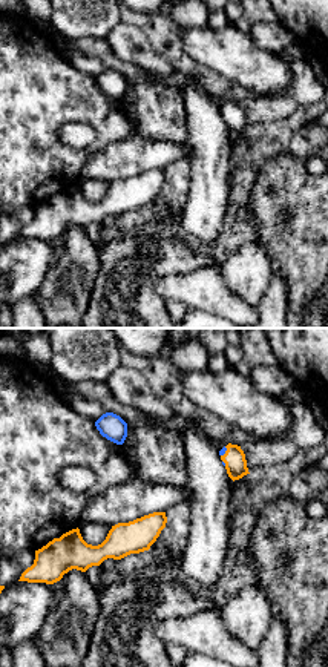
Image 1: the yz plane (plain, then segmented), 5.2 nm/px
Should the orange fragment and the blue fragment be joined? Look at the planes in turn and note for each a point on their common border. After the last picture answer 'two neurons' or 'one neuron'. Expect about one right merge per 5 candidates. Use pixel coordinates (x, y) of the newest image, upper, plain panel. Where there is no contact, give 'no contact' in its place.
contact (226, 108)

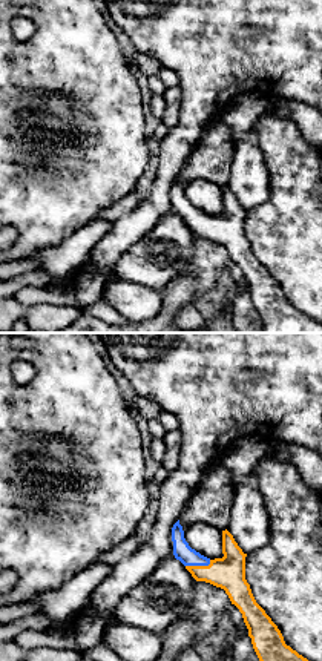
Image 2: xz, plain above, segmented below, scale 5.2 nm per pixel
contact (198, 223)

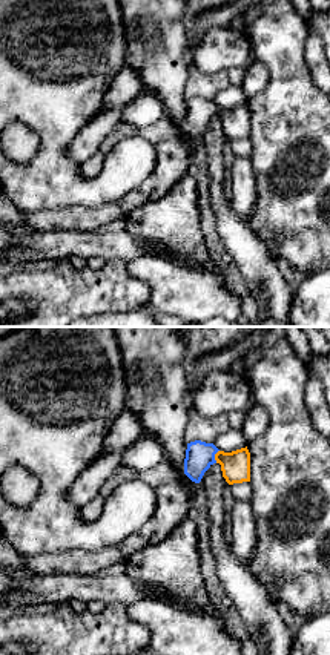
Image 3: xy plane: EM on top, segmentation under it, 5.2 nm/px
contact (215, 112)

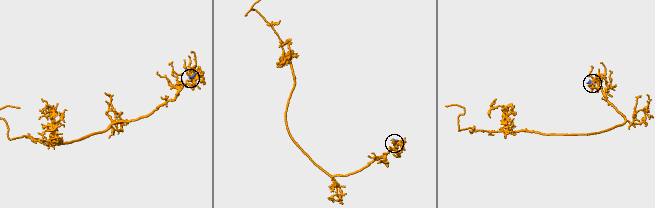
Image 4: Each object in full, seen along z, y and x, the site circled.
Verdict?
one neuron

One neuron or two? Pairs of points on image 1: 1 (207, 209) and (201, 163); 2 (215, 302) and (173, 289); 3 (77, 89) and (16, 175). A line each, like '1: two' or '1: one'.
1: one
2: one
3: one

